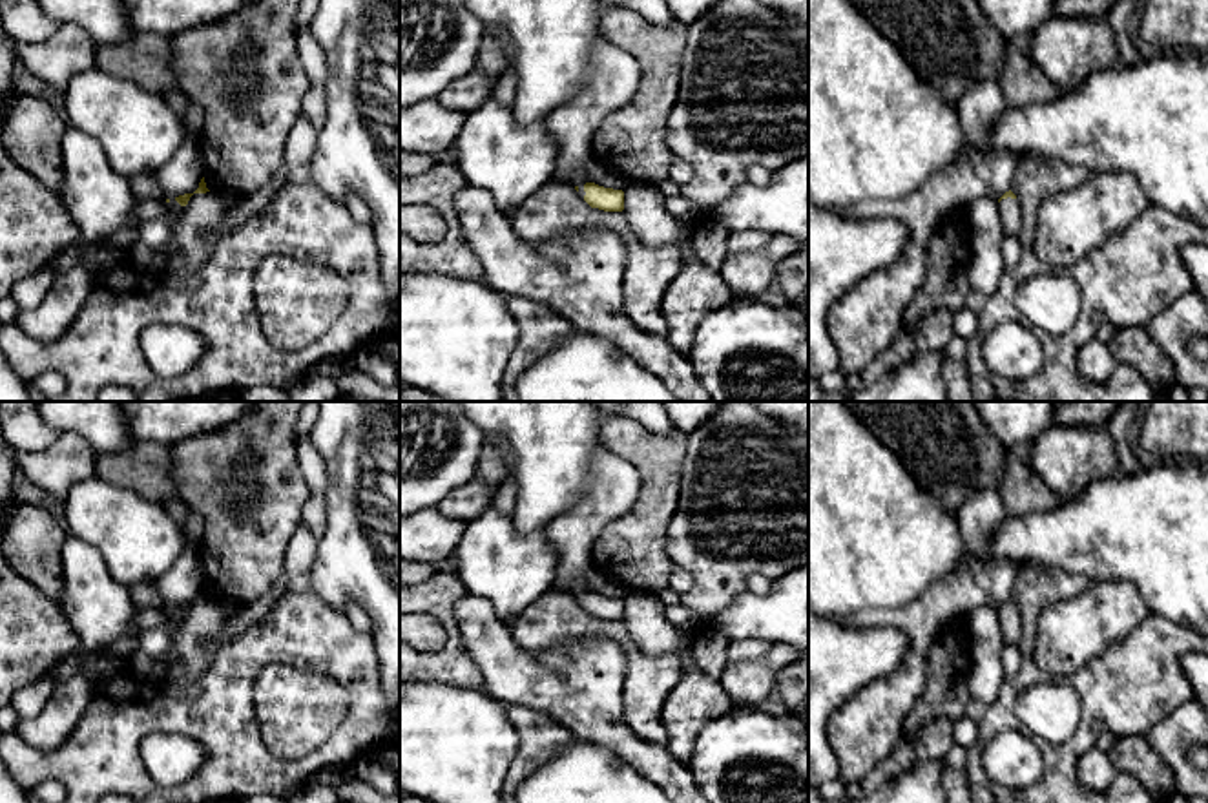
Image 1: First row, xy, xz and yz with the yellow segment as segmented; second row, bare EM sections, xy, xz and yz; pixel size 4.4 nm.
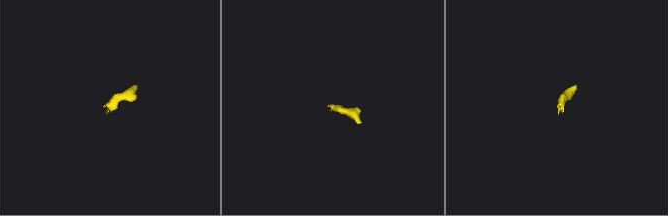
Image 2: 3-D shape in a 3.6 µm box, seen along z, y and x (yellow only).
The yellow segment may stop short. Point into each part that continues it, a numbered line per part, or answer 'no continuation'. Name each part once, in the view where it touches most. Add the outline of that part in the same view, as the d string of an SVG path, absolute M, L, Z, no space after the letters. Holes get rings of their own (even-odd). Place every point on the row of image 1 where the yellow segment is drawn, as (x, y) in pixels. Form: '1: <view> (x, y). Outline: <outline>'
1: yz (1010, 208). Outline: M1007 197L1007 199L1002 199L998 203L998 206L1000 206L1000 215L1002 215L1002 221L1004 221L1004 232L1005 232L1005 235L1018 234L1020 223L1022 223L1018 201Z

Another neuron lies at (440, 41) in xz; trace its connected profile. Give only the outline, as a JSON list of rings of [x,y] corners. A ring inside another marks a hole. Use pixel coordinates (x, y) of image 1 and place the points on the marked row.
[[[400,0],[400,108],[436,99],[449,84],[471,75],[485,33],[463,0]]]

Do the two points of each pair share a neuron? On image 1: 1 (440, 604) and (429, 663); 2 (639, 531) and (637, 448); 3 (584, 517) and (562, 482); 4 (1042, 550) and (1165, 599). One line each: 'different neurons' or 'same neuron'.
1: same neuron
2: same neuron
3: different neurons
4: same neuron

